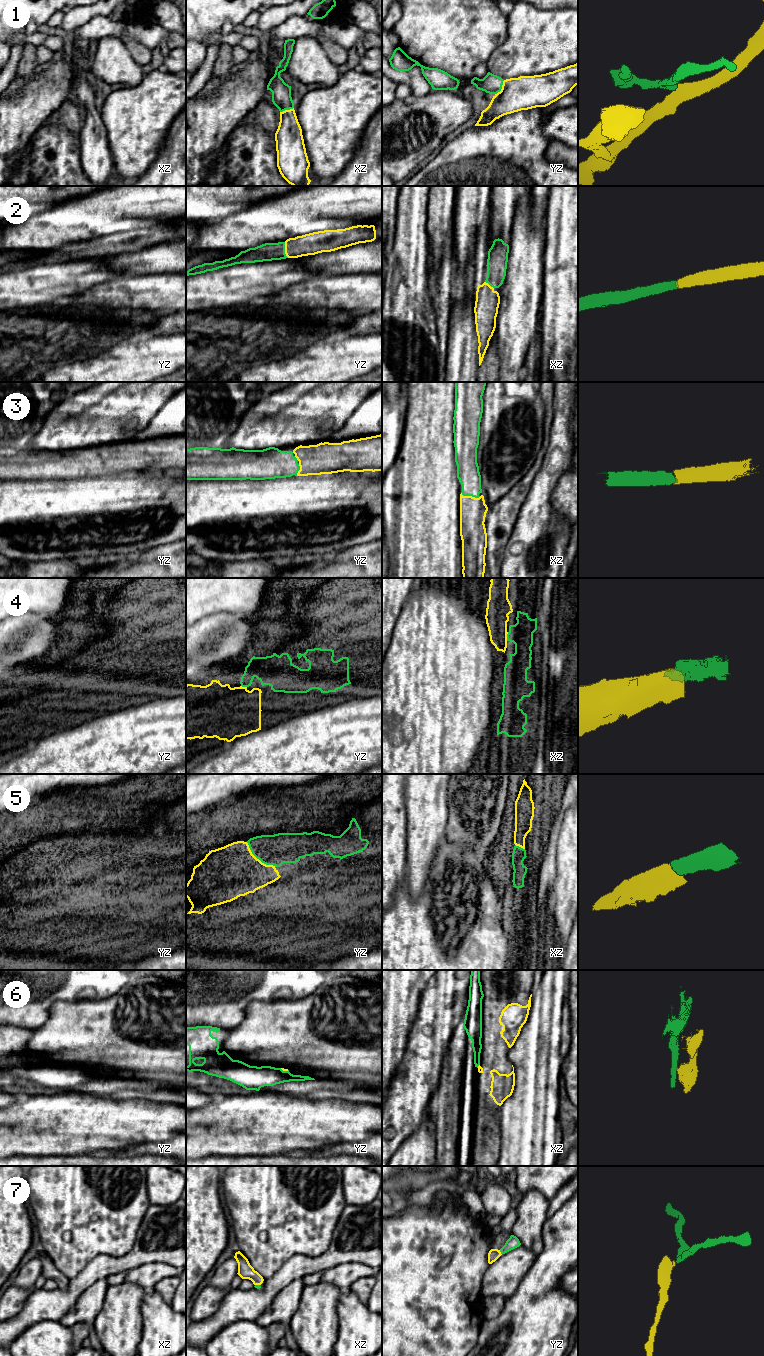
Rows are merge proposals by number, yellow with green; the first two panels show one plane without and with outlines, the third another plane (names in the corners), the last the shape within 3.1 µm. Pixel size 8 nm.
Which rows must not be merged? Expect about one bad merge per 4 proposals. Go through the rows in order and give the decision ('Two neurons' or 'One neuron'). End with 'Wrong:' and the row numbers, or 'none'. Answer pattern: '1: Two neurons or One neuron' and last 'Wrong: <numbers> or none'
1: One neuron
2: One neuron
3: One neuron
4: One neuron
5: One neuron
6: Two neurons
7: One neuron
Wrong: 6

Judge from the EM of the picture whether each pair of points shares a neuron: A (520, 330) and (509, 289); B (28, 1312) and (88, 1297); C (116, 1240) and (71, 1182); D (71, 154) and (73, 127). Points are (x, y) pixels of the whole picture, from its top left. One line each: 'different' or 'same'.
A: same
B: different
C: same
D: different

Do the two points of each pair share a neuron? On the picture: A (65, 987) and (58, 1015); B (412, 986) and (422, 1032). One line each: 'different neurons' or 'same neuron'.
A: different neurons
B: different neurons

